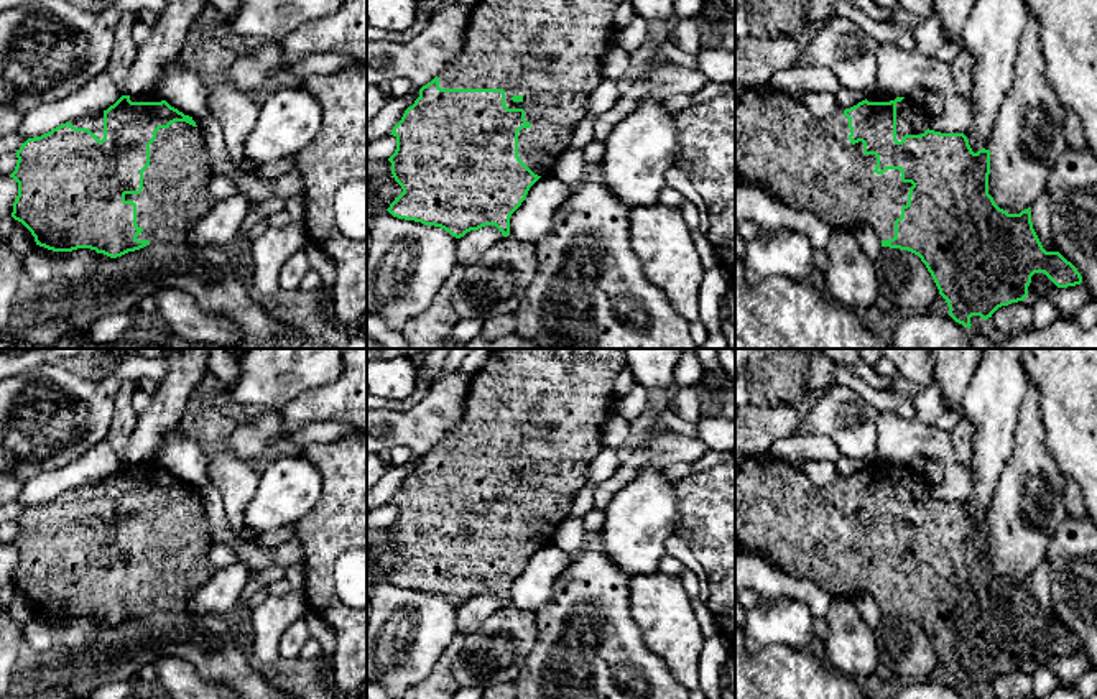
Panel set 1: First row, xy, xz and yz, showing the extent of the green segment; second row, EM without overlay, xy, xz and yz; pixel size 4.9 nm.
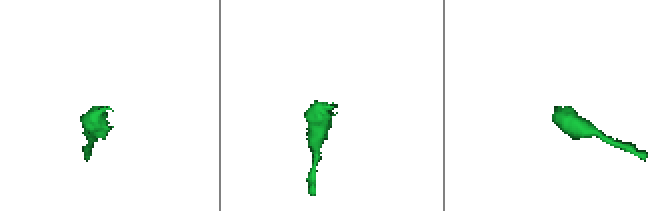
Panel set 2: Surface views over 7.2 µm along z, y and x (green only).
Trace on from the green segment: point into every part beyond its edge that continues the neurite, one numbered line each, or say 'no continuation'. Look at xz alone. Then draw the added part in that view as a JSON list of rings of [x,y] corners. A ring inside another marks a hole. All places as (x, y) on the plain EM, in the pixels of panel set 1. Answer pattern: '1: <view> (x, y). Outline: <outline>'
1: xz (545, 408). Outline: [[[495,349],[480,372],[470,377],[470,390],[465,401],[465,413],[437,442],[441,457],[503,457],[508,477],[523,477],[530,497],[518,500],[518,525],[538,544],[549,544],[558,525],[569,518],[569,508],[577,492],[587,484],[587,467],[602,451],[600,433],[612,418],[613,382],[625,365],[623,349]]]

